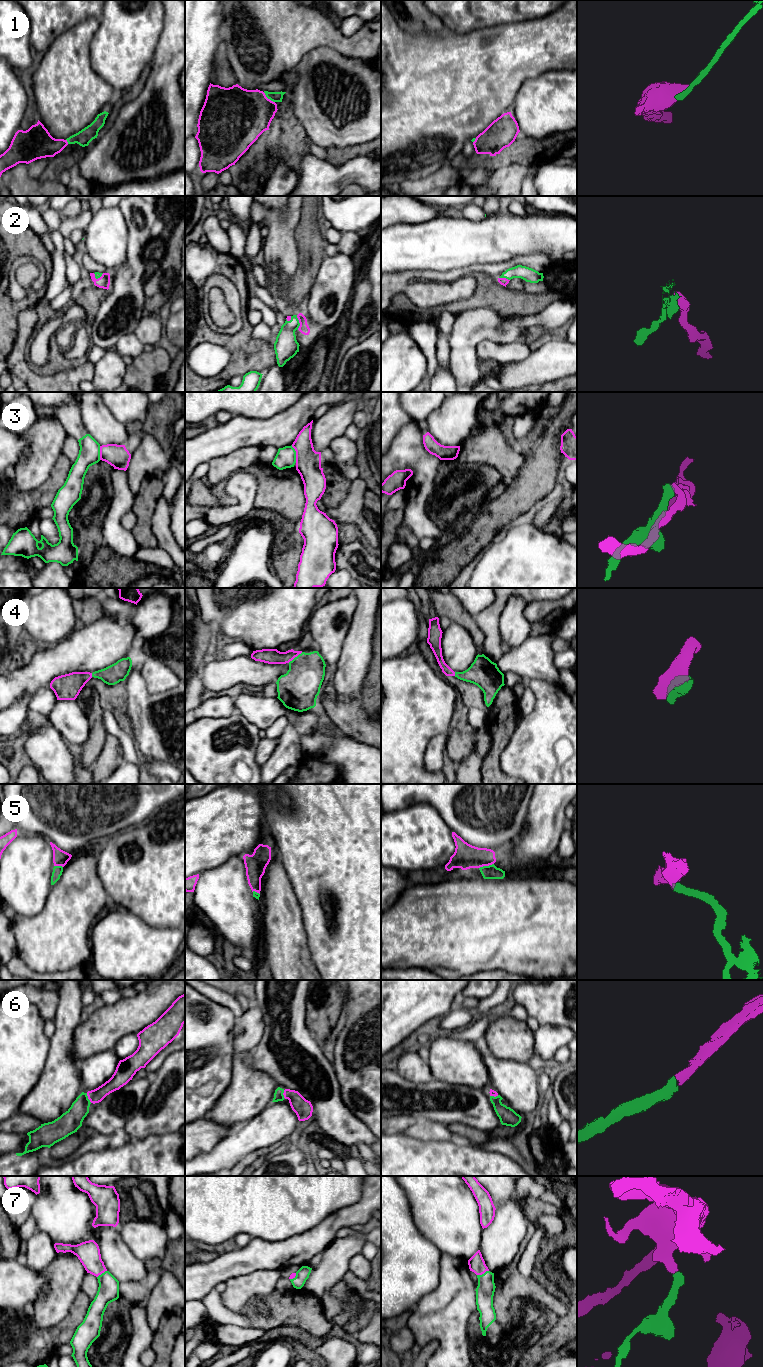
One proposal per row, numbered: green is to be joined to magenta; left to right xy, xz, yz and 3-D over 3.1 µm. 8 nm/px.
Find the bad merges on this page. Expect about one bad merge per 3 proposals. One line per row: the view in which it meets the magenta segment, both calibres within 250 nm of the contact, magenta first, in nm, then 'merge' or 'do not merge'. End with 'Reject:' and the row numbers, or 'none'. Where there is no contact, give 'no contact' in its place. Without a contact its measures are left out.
1: contact in xz; calibres 420 and 80 nm; merge
2: contact in xz; calibres 80 and 190 nm; merge
3: contact in xz; calibres 200 and 160 nm; do not merge
4: contact in xz; calibres 130 and 320 nm; merge
5: contact in yz; calibres 200 and 110 nm; merge
6: contact in xy; calibres 110 and 180 nm; merge
7: contact in yz; calibres 130 and 150 nm; merge
Reject: 3

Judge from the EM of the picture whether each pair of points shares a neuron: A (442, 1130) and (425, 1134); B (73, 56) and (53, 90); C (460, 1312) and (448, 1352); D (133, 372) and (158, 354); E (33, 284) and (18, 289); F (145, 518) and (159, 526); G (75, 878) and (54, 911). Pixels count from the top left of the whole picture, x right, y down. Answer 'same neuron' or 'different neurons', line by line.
A: same neuron
B: same neuron
C: same neuron
D: same neuron
E: same neuron
F: different neurons
G: same neuron

